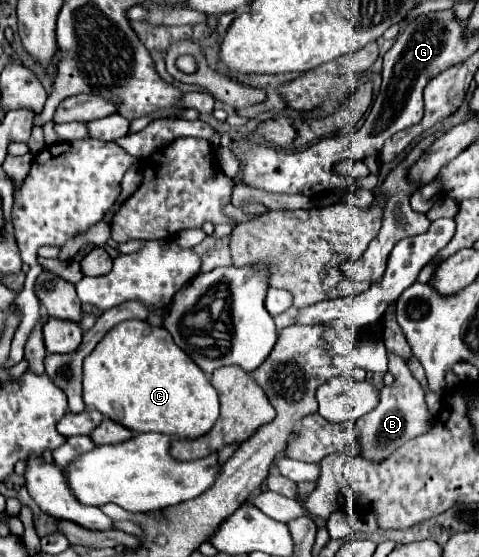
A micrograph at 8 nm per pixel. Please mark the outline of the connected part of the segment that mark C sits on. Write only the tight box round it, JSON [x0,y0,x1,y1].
[84,321,220,439]

